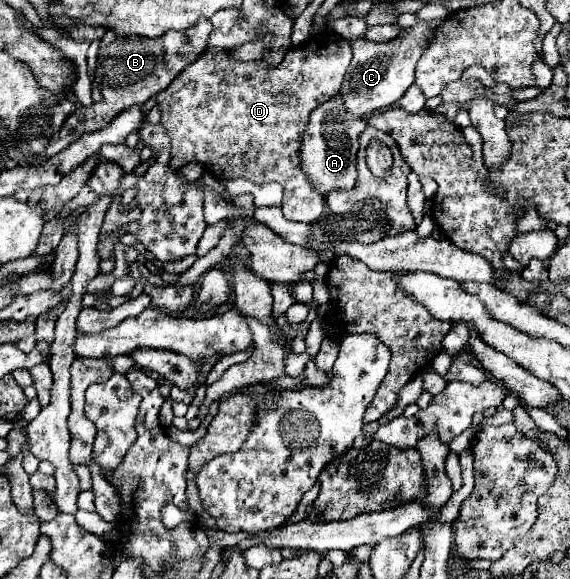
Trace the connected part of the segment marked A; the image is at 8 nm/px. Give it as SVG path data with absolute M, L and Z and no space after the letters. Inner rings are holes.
M337 93L329 101L321 103L315 113L309 117L307 131L303 133L301 143L301 165L303 171L315 181L315 187L321 195L327 195L331 189L351 189L357 183L357 171L355 171L355 155L359 149L359 135L367 127L365 119L355 117L347 111L343 103L343 95Z

